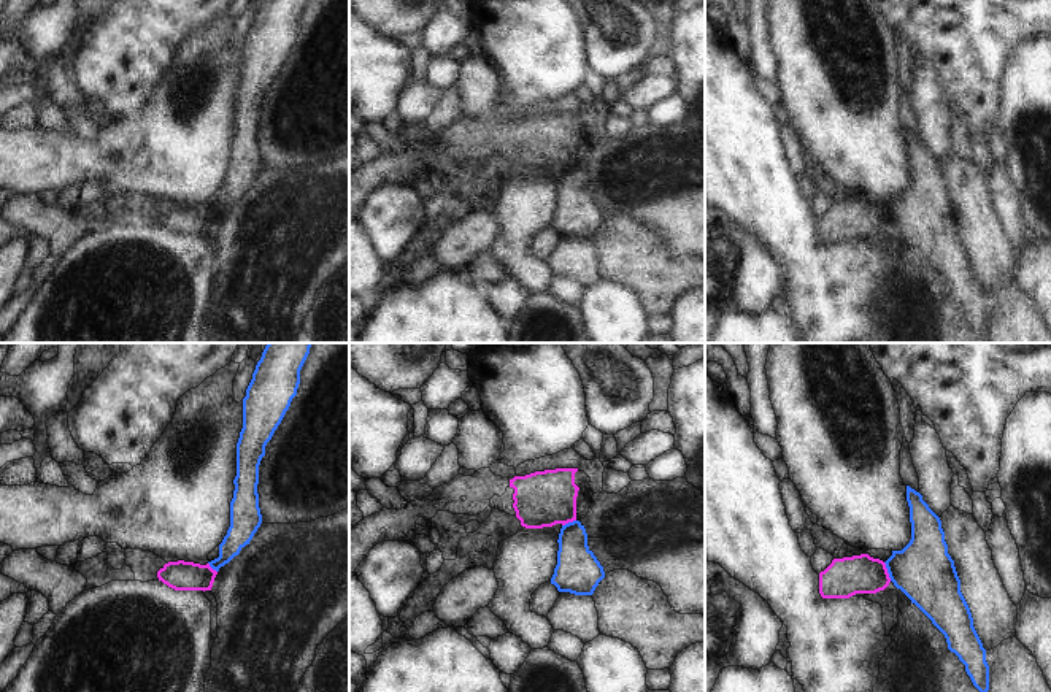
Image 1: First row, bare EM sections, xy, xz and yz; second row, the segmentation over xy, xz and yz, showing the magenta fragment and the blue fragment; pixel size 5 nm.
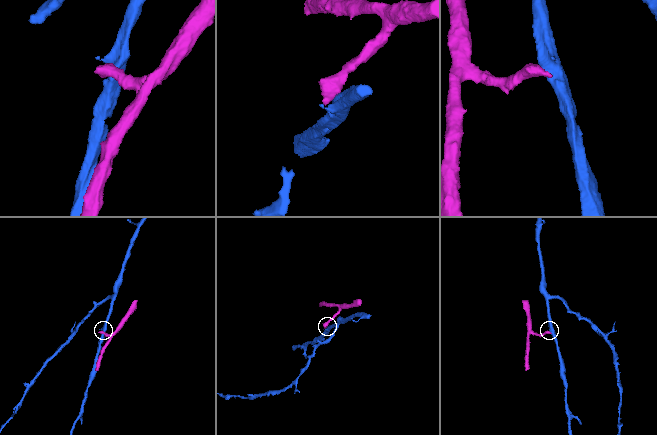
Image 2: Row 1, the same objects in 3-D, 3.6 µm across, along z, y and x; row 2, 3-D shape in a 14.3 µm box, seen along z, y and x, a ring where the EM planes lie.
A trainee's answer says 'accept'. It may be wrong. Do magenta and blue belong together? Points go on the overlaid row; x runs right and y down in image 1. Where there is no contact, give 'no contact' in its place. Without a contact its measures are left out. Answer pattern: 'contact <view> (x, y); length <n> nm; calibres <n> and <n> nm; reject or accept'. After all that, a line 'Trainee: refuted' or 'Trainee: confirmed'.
contact yz (886, 572); length 100 nm; calibres 200 and 300 nm; reject
Trainee: refuted

